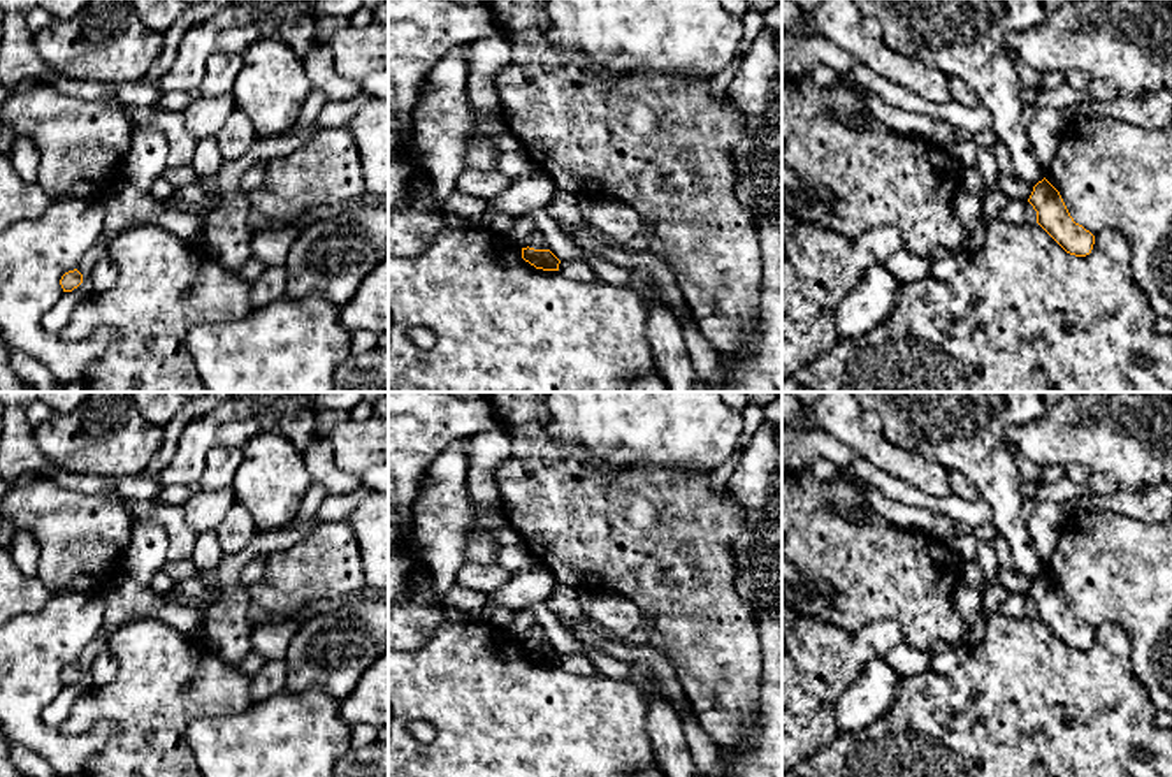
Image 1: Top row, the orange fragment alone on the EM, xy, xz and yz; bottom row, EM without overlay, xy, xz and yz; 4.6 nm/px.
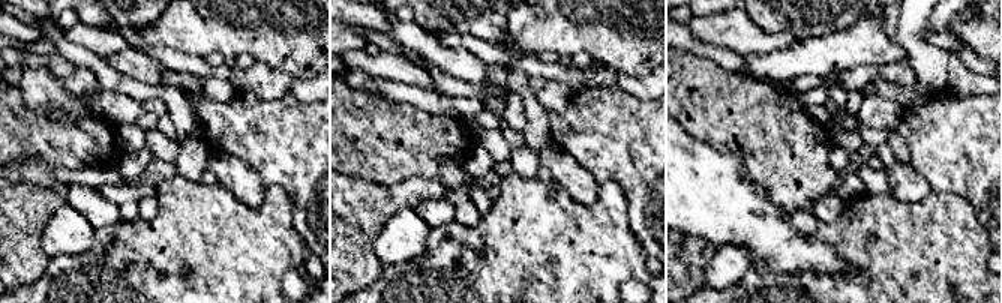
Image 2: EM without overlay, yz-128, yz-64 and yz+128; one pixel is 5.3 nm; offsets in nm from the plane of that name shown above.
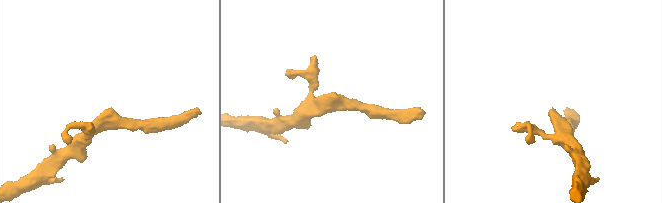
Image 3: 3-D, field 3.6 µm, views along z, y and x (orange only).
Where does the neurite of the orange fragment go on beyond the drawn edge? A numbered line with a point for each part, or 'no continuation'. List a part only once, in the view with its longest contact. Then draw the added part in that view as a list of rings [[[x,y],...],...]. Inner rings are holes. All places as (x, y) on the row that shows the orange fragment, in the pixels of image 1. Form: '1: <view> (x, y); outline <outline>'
no continuation

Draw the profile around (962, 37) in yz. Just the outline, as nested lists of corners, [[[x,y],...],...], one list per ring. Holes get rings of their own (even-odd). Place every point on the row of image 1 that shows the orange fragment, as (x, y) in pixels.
[[[856,0],[856,4],[863,19],[880,21],[887,47],[965,79],[991,113],[993,130],[1010,153],[1014,178],[1031,186],[1044,179],[1028,130],[1021,123],[1024,105],[1019,98],[1021,81],[1005,49],[1005,37],[1037,25],[1068,0]]]

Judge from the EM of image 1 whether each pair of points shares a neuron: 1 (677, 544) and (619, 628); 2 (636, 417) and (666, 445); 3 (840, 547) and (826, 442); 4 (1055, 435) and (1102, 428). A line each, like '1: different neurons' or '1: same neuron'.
1: different neurons
2: same neuron
3: different neurons
4: same neuron

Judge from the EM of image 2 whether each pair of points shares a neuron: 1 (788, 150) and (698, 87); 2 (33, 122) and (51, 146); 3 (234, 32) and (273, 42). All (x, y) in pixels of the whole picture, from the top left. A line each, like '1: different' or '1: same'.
1: same
2: same
3: same

